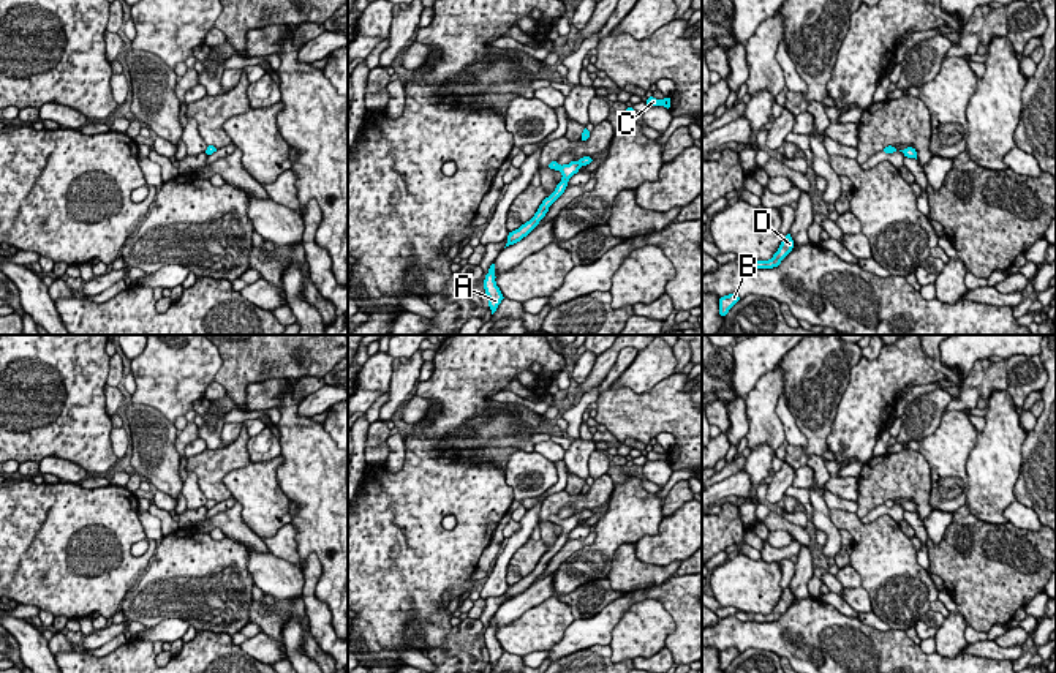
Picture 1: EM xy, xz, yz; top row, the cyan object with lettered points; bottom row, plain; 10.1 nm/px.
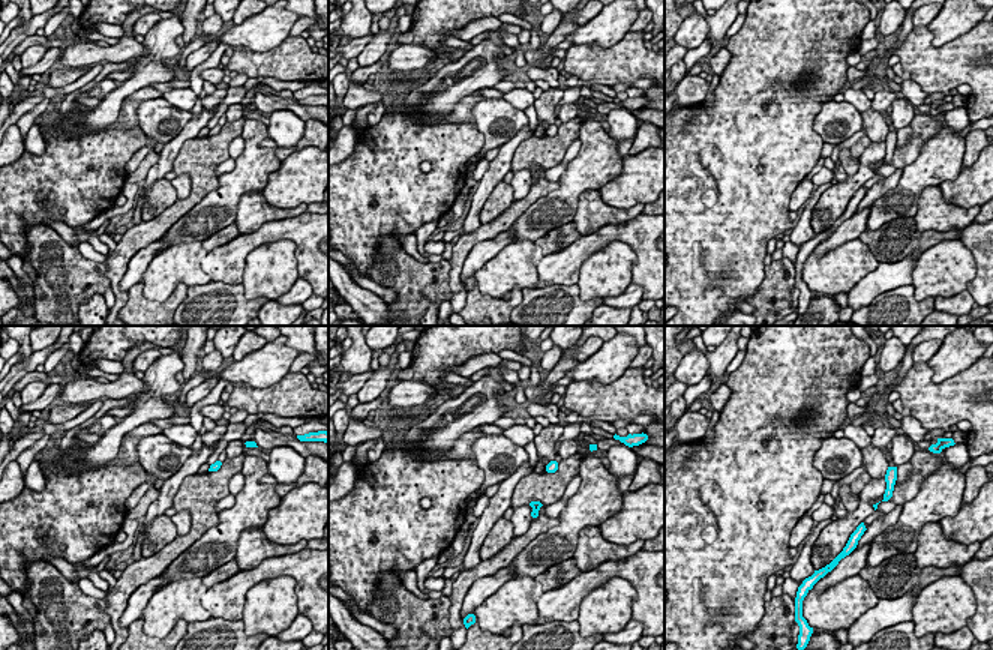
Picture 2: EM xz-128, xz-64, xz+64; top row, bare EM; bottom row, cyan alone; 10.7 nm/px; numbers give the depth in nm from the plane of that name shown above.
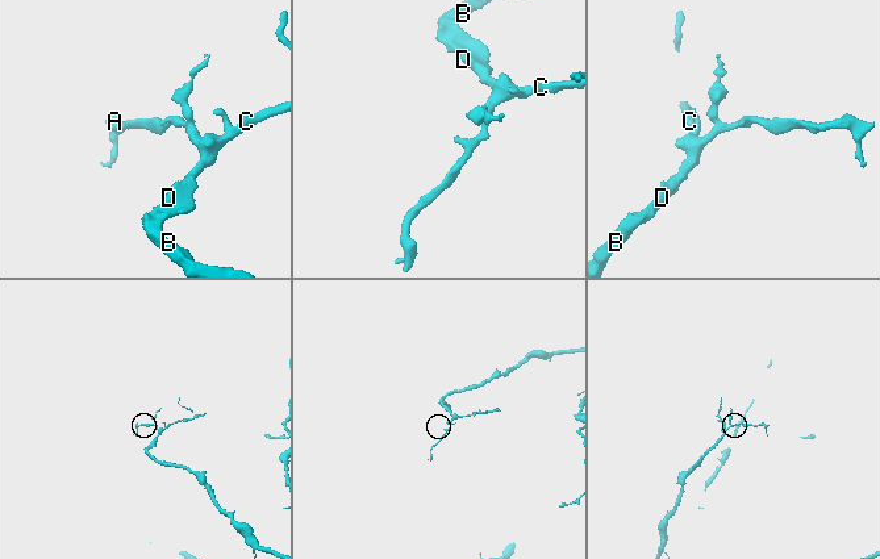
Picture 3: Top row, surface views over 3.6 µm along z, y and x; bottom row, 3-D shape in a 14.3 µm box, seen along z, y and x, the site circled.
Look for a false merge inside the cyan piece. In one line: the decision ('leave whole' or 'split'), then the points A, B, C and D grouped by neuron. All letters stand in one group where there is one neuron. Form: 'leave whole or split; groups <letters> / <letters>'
split; groups A / B C D

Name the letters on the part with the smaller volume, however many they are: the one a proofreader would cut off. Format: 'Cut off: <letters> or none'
Cut off: A

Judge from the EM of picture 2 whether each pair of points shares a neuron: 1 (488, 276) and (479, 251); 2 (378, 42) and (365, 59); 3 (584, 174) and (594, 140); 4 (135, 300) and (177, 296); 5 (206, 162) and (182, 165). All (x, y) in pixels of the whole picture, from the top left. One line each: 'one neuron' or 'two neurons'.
1: two neurons
2: one neuron
3: one neuron
4: one neuron
5: one neuron

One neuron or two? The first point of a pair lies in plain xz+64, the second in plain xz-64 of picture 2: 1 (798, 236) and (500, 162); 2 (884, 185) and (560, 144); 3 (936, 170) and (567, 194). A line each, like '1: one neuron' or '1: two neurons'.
1: one neuron
2: one neuron
3: one neuron

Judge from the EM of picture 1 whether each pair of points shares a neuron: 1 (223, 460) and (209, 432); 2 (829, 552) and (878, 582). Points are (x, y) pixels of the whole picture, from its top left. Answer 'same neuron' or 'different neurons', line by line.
1: different neurons
2: different neurons

